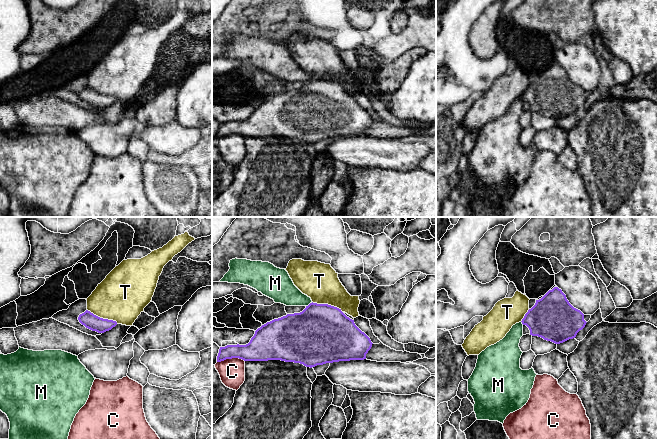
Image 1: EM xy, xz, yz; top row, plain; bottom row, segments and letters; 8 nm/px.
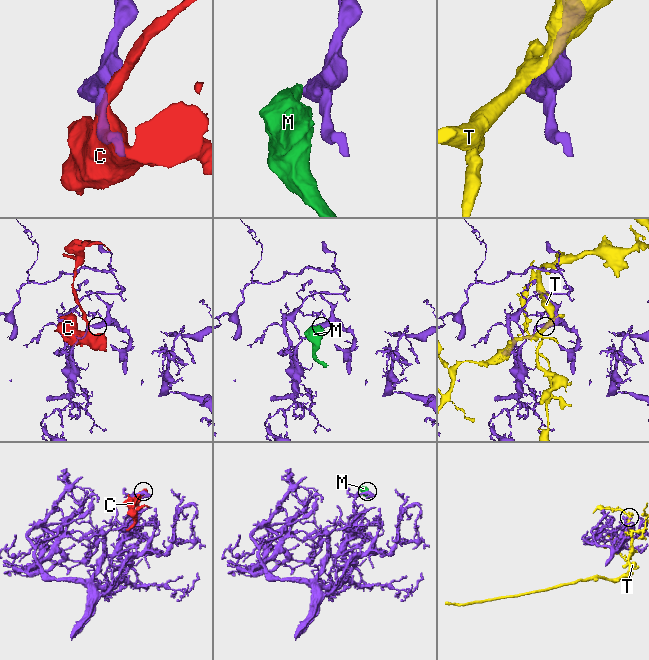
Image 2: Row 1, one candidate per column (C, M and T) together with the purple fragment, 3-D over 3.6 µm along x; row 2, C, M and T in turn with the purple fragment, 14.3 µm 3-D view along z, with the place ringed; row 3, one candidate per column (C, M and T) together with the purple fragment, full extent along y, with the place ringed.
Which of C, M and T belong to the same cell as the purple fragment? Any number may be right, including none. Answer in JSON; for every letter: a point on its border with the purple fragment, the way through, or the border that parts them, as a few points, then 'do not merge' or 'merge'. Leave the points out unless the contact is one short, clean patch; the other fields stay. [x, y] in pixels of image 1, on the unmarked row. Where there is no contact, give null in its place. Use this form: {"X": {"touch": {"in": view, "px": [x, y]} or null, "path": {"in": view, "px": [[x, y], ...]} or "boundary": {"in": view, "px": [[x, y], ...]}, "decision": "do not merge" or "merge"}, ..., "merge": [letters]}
{"C": {"touch": {"in": "xz", "px": [230, 134]}, "decision": "do not merge"}, "M": {"touch": {"in": "xz", "px": [310, 79]}, "boundary": {"in": "xz", "px": [[312, 78], [306, 82]]}, "decision": "do not merge"}, "T": {"touch": {"in": "xz", "px": [327, 80]}, "decision": "do not merge"}, "merge": []}

